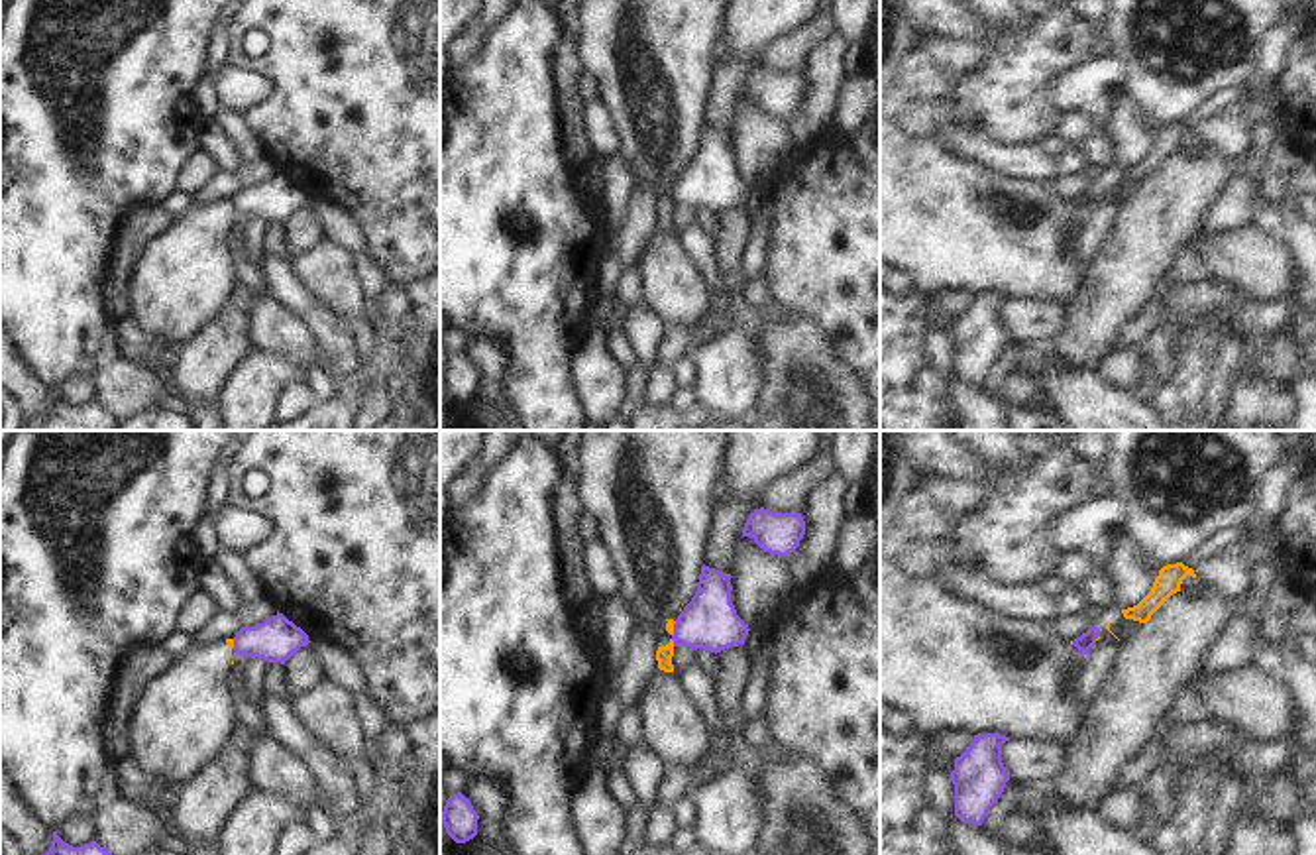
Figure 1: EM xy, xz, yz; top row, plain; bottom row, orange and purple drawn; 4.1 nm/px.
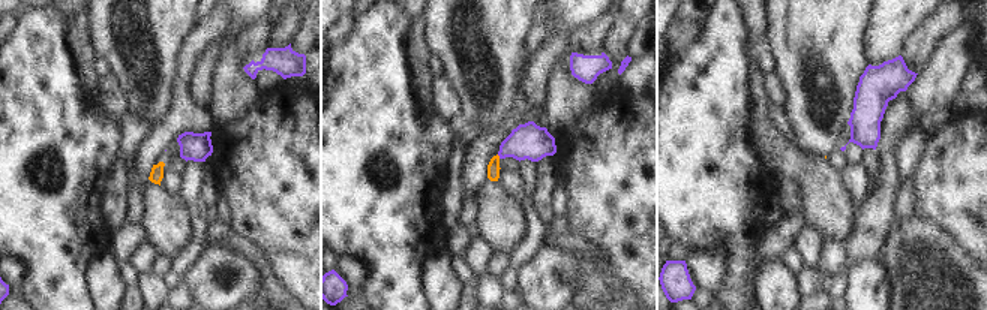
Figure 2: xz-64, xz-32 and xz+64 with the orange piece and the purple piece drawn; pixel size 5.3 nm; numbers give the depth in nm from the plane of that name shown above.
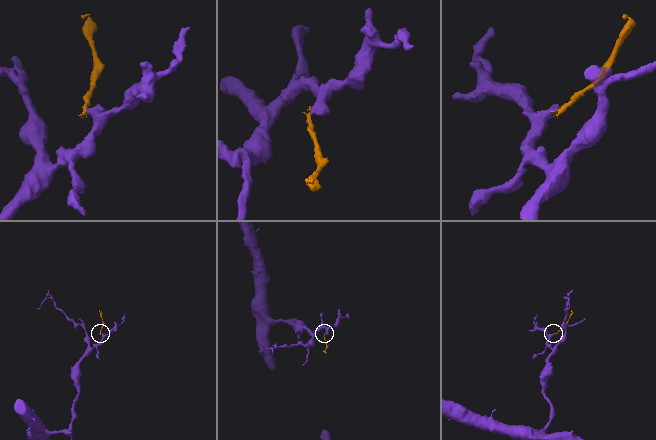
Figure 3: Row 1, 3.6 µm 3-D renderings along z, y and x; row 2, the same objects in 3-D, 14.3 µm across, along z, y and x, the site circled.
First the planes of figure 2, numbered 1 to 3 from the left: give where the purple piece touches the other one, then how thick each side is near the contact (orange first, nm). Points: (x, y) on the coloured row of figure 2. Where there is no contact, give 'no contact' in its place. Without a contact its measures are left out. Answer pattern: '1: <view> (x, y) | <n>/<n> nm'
1: no contact
2: xz-32 (498, 156) | 70/190 nm
3: no contact

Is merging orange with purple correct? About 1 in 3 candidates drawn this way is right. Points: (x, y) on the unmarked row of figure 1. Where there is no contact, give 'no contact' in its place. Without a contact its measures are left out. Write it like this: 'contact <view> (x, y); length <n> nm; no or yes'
contact xz (672, 203); length 40 nm; no

